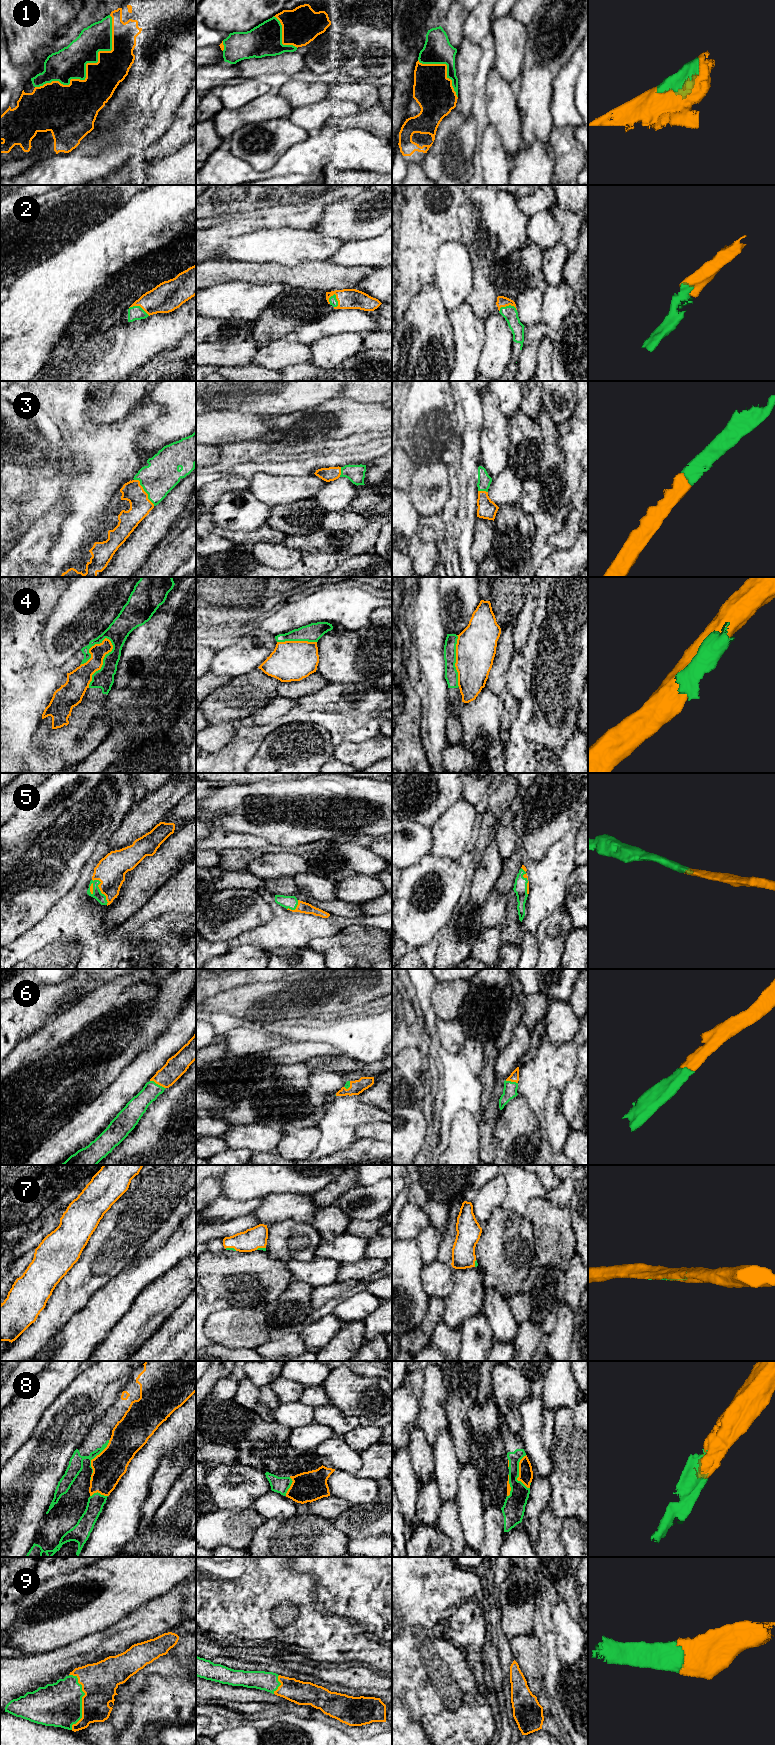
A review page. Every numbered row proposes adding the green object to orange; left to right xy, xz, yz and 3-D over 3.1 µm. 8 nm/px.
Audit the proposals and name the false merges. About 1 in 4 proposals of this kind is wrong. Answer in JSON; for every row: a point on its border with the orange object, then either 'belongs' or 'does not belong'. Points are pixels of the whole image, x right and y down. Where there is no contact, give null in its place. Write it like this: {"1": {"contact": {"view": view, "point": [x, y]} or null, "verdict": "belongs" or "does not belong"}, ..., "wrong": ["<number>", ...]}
{"1": {"contact": {"view": "xy", "point": [86, 64]}, "verdict": "belongs"}, "2": {"contact": {"view": "xz", "point": [337, 300]}, "verdict": "belongs"}, "3": {"contact": {"view": "xy", "point": [144, 491]}, "verdict": "belongs"}, "4": {"contact": {"view": "xy", "point": [102, 662]}, "verdict": "does not belong"}, "5": {"contact": {"view": "xy", "point": [99, 888]}, "verdict": "belongs"}, "6": {"contact": {"view": "xy", "point": [158, 1084]}, "verdict": "belongs"}, "7": {"contact": {"view": "xz", "point": [231, 1247]}, "verdict": "belongs"}, "8": {"contact": {"view": "yz", "point": [519, 1473]}, "verdict": "belongs"}, "9": {"contact": {"view": "xy", "point": [82, 1700]}, "verdict": "belongs"}, "wrong": ["4"]}

